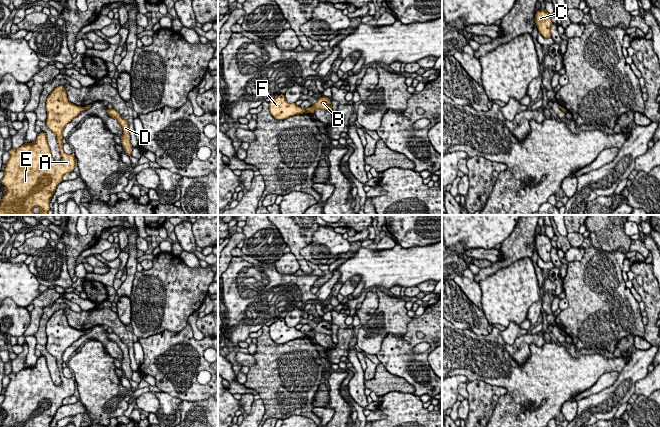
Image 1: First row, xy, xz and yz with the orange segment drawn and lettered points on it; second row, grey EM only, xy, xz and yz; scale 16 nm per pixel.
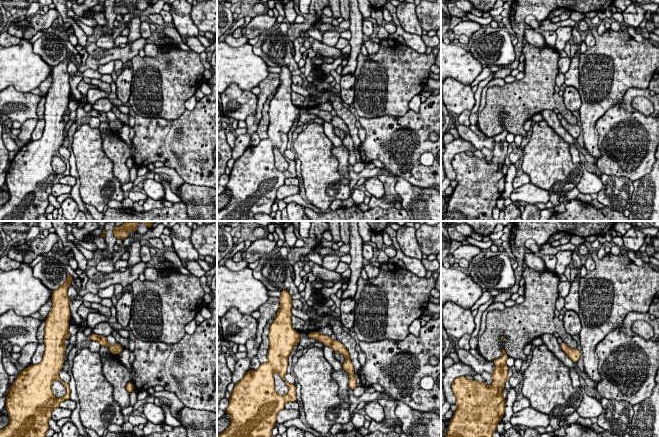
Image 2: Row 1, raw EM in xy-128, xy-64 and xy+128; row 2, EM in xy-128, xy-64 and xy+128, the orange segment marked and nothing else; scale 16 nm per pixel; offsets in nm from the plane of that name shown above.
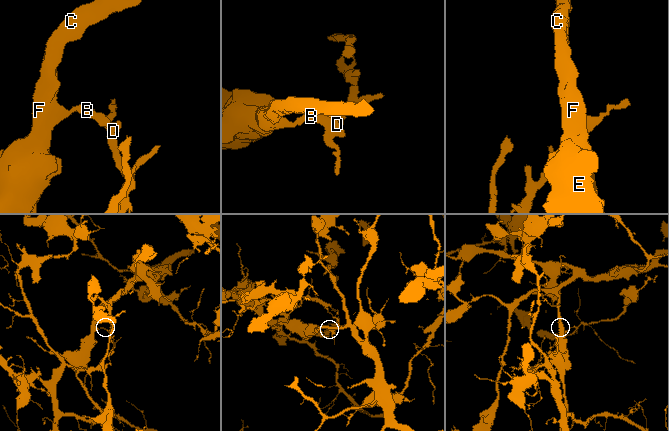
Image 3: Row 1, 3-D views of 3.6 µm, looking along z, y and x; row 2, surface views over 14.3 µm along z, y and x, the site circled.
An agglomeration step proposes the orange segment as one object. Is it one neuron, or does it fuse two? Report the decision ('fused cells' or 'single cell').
fused cells

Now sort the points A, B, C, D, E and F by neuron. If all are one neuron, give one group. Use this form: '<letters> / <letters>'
A C E F / B D

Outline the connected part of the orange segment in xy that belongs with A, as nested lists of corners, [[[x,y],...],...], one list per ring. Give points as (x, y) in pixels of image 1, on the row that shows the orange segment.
[[[60,85],[48,96],[46,110],[46,126],[56,135],[62,160],[56,162],[53,159],[45,132],[38,133],[36,141],[33,143],[28,142],[18,149],[10,149],[8,151],[10,158],[4,169],[5,175],[1,180],[7,192],[0,203],[0,215],[35,215],[32,212],[34,207],[41,208],[41,213],[37,215],[48,215],[50,199],[57,185],[63,181],[65,174],[74,171],[75,156],[72,154],[68,155],[63,151],[62,140],[64,138],[62,132],[65,126],[85,109],[72,104],[68,100],[65,87]]]

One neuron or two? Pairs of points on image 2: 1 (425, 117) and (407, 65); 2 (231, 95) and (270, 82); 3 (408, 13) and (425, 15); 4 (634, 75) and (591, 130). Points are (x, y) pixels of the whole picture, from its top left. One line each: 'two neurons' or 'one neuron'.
1: one neuron
2: two neurons
3: two neurons
4: one neuron

